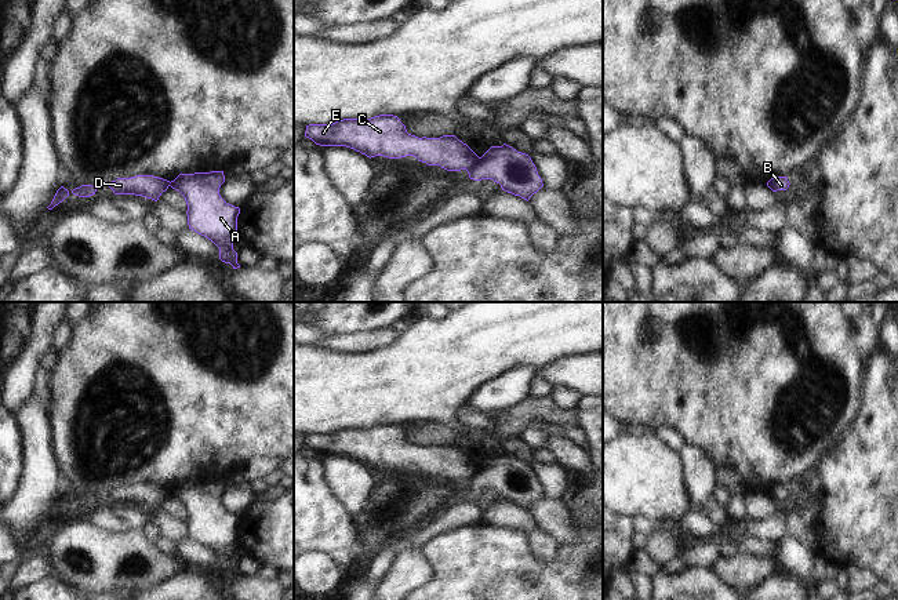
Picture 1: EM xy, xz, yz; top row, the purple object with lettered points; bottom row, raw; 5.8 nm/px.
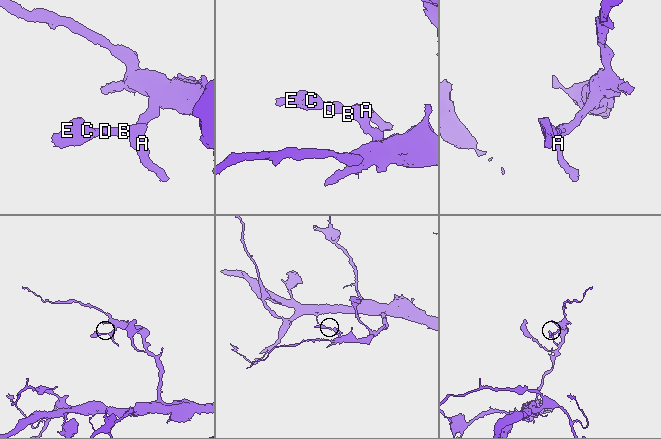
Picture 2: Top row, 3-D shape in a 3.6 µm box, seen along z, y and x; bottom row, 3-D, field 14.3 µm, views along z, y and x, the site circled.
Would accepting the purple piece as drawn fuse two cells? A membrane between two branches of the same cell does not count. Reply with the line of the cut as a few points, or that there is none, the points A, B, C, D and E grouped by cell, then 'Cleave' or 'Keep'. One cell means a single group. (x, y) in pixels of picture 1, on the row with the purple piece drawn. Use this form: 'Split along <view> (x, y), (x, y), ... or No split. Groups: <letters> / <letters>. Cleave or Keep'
Split along xz (480, 157), (468, 171). Groups: A B / C D E. Cleave

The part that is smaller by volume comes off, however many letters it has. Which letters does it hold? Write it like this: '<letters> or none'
C, D, E

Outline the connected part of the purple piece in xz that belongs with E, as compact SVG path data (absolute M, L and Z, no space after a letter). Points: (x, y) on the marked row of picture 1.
M397 116L343 119L332 124L309 124L305 137L320 146L346 146L367 157L401 159L414 156L428 166L447 171L470 171L480 159L455 135L418 138L407 132Z

